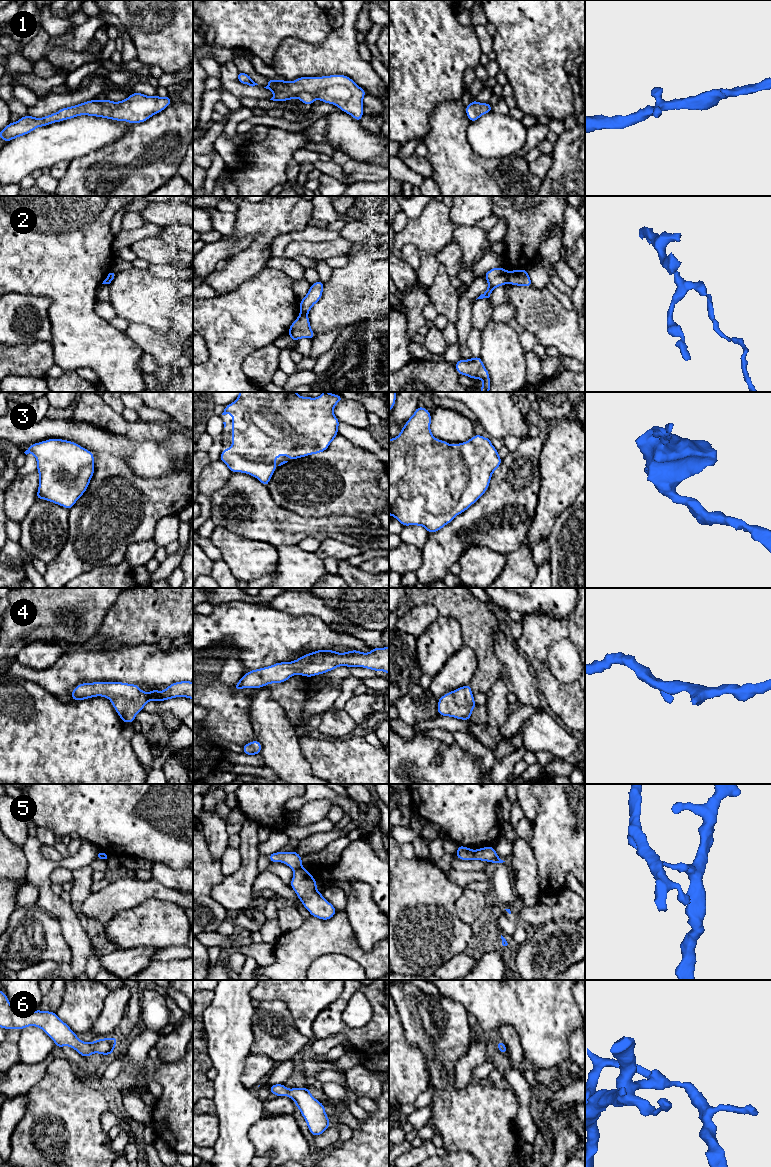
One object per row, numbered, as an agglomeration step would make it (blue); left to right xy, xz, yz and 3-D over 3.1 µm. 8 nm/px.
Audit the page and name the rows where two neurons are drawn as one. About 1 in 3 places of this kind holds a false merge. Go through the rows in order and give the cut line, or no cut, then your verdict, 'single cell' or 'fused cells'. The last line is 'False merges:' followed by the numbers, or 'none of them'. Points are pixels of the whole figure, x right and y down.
1: no cut; single cell
2: cut in yz along (509, 272), (506, 282); fused cells
3: no cut; single cell
4: no cut; single cell
5: cut in xz along (302, 867), (293, 870); fused cells
6: no cut; single cell
False merges: 2, 5

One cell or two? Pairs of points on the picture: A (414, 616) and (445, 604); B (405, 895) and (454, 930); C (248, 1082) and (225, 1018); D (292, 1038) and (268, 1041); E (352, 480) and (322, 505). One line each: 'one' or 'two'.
A: two
B: one
C: two
D: one
E: one

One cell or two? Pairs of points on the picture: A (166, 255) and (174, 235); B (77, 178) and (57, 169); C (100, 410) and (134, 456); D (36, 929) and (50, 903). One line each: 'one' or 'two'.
A: two
B: two
C: two
D: two

